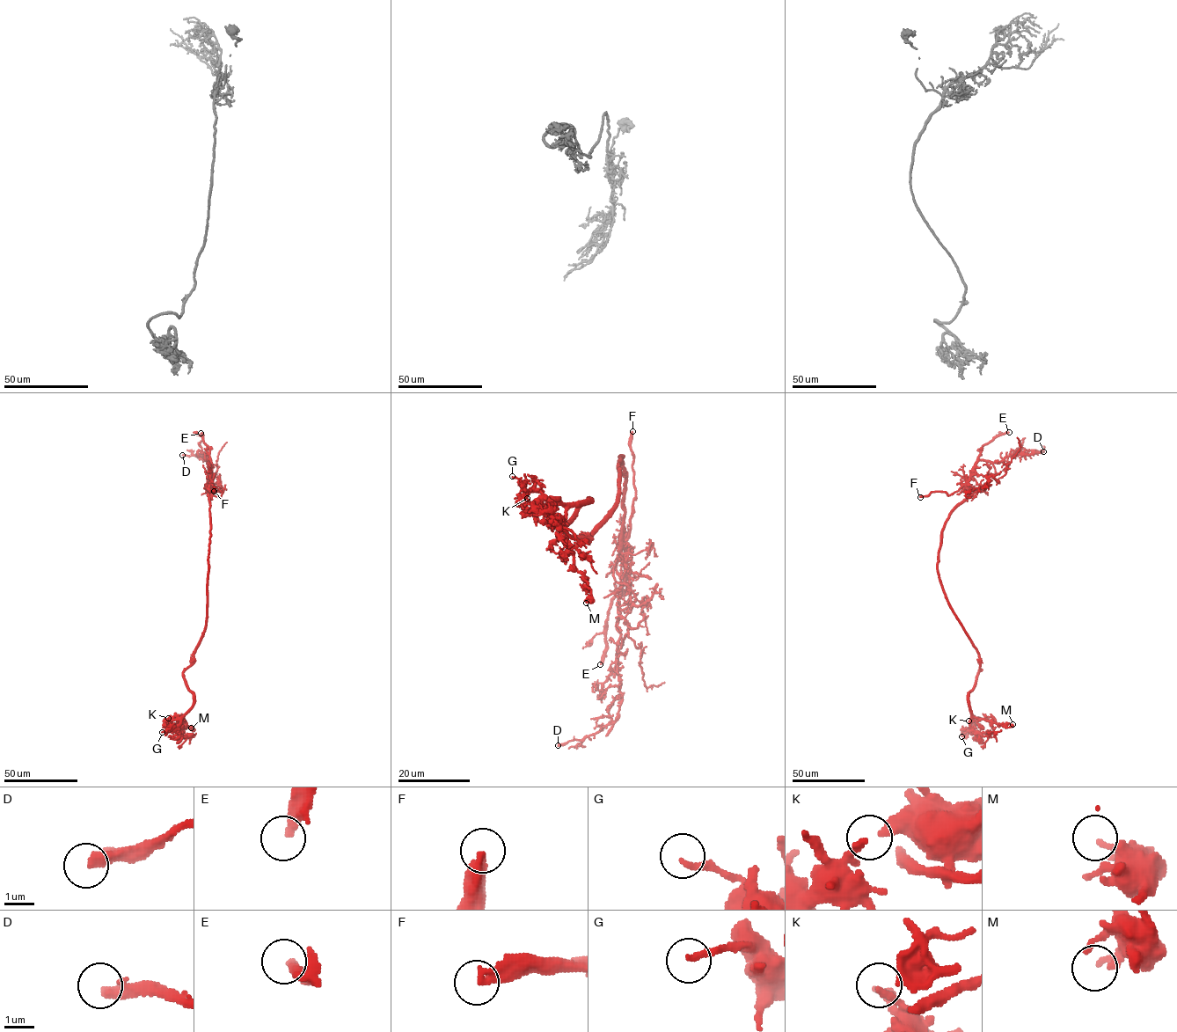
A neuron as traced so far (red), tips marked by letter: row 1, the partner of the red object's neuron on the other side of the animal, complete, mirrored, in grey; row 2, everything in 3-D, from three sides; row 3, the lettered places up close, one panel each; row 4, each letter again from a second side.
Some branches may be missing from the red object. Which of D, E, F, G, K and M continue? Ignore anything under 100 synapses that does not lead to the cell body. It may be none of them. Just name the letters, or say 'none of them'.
E, F

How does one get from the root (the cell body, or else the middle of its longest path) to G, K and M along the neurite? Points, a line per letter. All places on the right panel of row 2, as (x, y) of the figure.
G: (939, 576), (945, 597), (975, 649), (980, 662), (975, 684), (968, 694), (971, 729), (961, 736)
K: (939, 576), (947, 603), (978, 655), (980, 670), (968, 694), (969, 721), (975, 724), (968, 720)
M: (939, 576), (947, 603), (978, 655), (980, 670), (975, 687), (968, 694), (972, 714), (1007, 728), (1012, 724)

